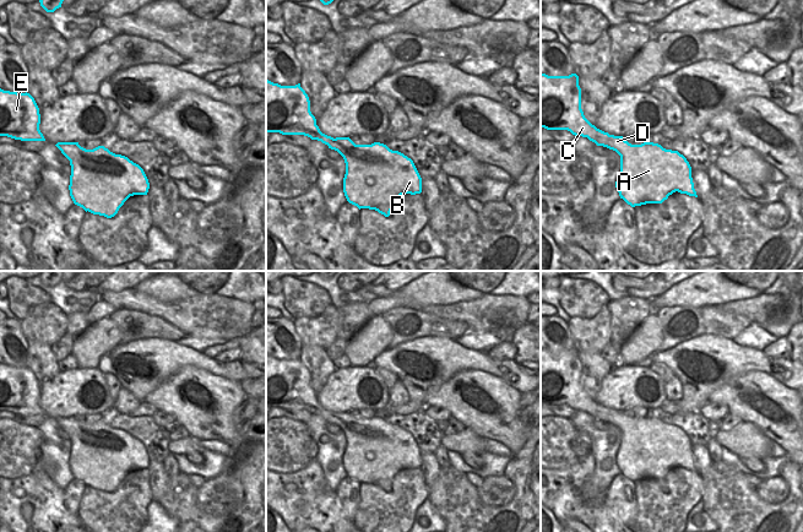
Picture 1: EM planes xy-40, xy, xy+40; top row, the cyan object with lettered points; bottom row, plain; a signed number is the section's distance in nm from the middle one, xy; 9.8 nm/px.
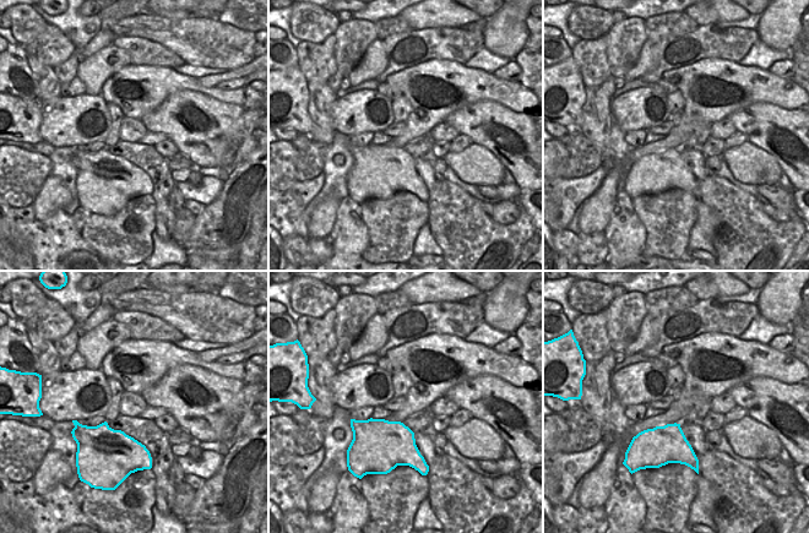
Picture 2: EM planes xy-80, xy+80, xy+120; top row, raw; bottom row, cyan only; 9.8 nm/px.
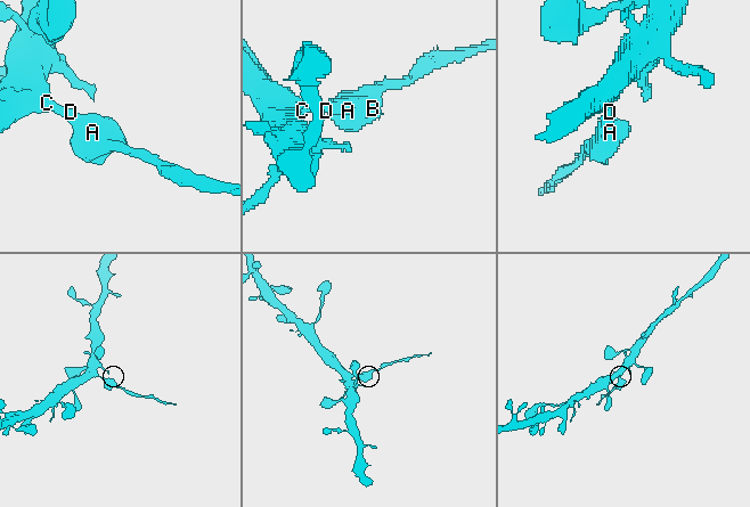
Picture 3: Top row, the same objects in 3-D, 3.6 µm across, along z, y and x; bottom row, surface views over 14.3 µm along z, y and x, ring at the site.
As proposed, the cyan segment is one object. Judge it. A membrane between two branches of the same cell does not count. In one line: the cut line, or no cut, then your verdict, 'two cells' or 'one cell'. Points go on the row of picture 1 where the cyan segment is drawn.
cut in xy+40 along (609, 135), (601, 145); two cells

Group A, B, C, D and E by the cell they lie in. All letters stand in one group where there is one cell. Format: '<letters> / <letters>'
A B D / C E

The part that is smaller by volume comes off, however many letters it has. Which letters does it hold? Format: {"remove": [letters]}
{"remove": ["A", "B", "D"]}

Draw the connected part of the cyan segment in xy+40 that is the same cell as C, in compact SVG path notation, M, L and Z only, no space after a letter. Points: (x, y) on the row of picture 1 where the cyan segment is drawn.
M541 74L541 127L568 130L575 136L587 137L597 146L608 141L609 134L597 129L581 109L579 76L548 76Z

